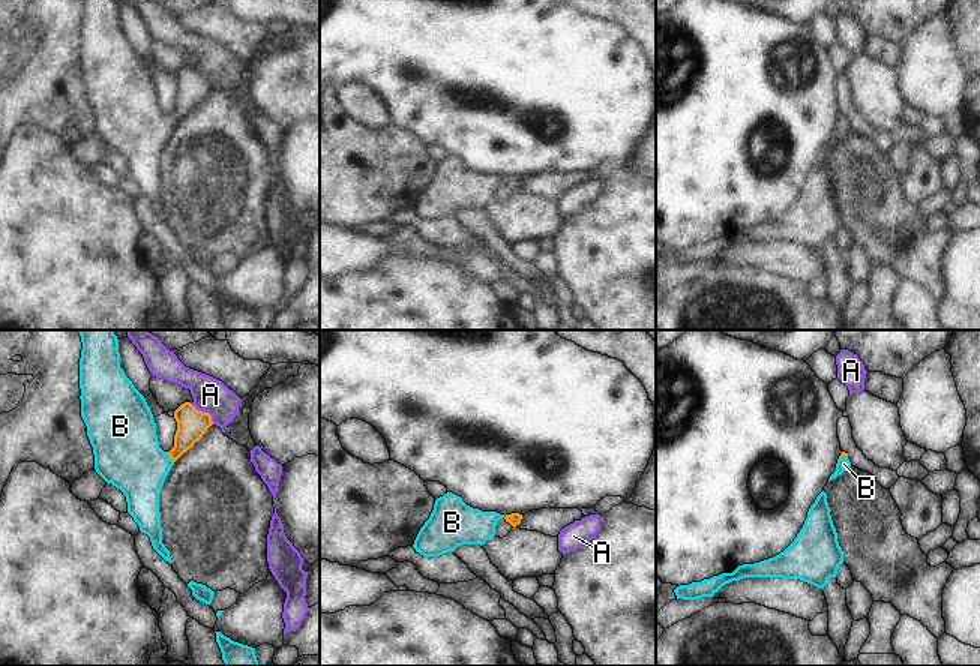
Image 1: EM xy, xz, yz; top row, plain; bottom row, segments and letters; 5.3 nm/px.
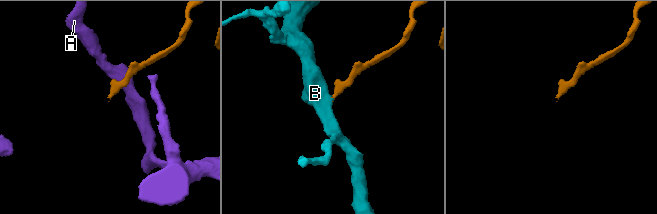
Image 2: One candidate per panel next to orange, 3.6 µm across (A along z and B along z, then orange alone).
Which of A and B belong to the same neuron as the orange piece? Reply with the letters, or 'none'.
B

